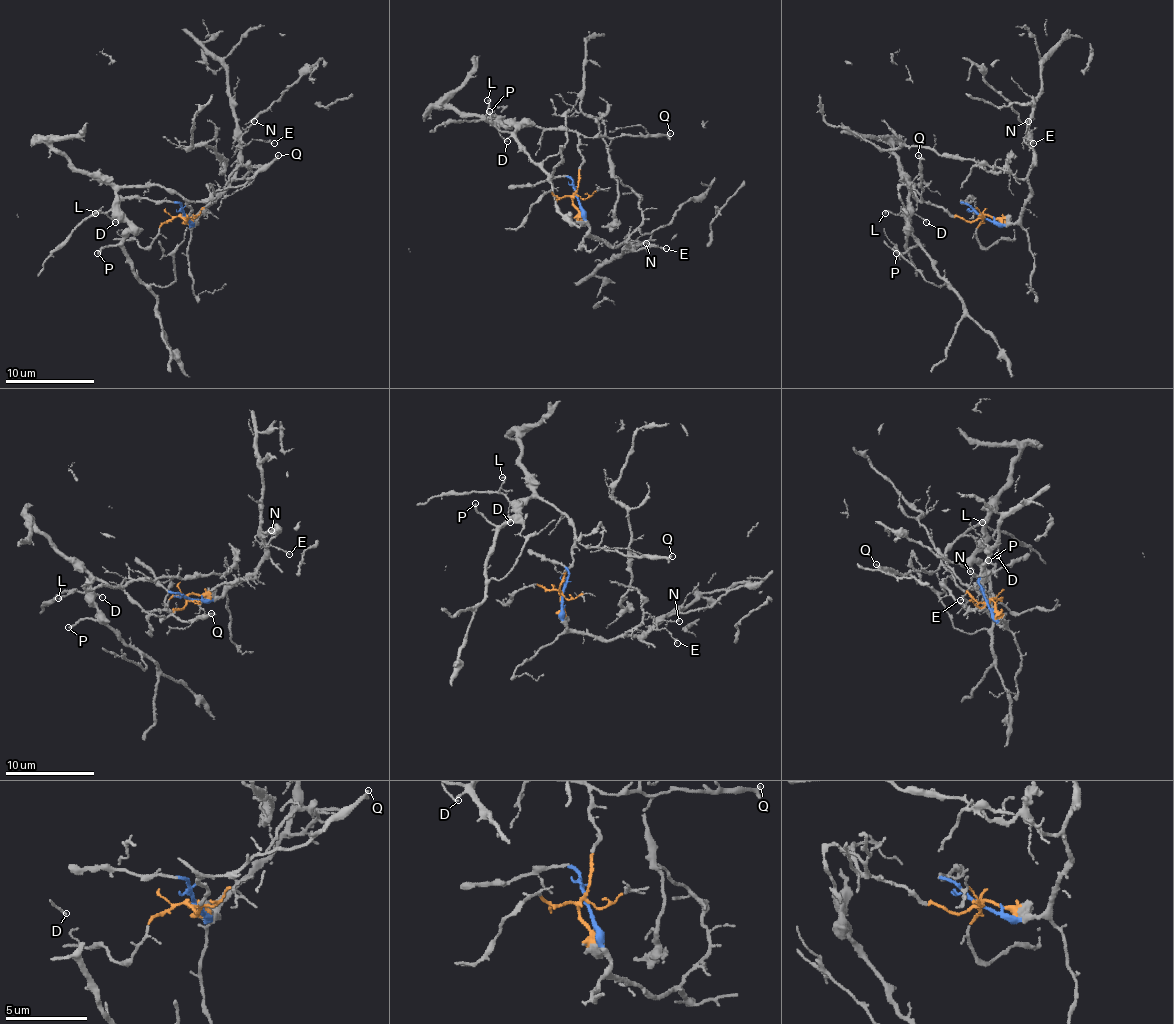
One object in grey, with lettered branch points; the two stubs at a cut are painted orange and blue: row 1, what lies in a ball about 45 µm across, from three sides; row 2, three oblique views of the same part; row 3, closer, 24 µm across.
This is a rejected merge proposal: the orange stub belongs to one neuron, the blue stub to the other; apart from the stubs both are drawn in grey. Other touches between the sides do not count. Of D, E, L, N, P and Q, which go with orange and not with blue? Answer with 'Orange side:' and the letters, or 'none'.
Orange side: D, L, P, Q

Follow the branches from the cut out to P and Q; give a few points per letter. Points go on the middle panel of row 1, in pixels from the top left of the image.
P: (575, 194), (580, 166), (578, 135), (569, 130), (520, 124), (511, 132), (500, 130), (489, 110)
Q: (575, 194), (582, 135), (609, 137), (671, 132)

